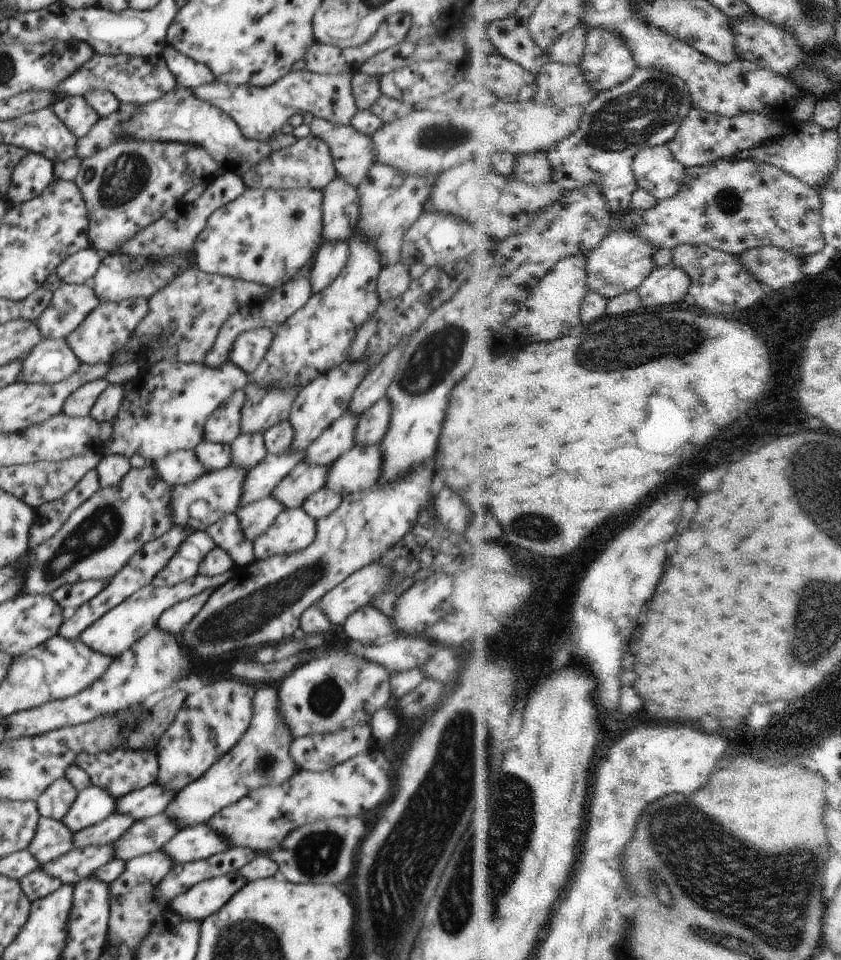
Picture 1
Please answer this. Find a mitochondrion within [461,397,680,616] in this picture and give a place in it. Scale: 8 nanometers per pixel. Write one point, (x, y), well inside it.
(535, 529)

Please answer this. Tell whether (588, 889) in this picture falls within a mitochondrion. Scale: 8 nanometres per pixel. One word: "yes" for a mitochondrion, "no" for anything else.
no

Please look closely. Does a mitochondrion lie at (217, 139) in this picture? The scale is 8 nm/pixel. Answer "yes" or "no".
no

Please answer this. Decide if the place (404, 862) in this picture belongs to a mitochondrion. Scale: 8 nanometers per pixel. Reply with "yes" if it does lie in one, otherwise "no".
yes

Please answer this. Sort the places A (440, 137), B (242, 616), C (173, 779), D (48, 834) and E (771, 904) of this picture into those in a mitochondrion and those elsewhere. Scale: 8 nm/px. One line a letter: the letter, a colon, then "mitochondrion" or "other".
A: mitochondrion
B: mitochondrion
C: other
D: other
E: mitochondrion

